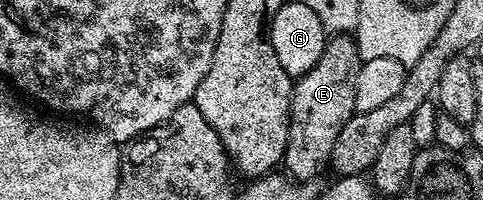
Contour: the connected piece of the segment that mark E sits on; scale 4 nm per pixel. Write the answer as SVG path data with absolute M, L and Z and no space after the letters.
M334 36L329 39L316 64L294 82L294 91L290 94L290 127L288 128L288 144L284 159L284 170L289 177L303 183L309 183L329 163L332 144L336 144L336 136L340 136L340 128L348 124L355 114L354 89L360 59L355 39L350 36Z

